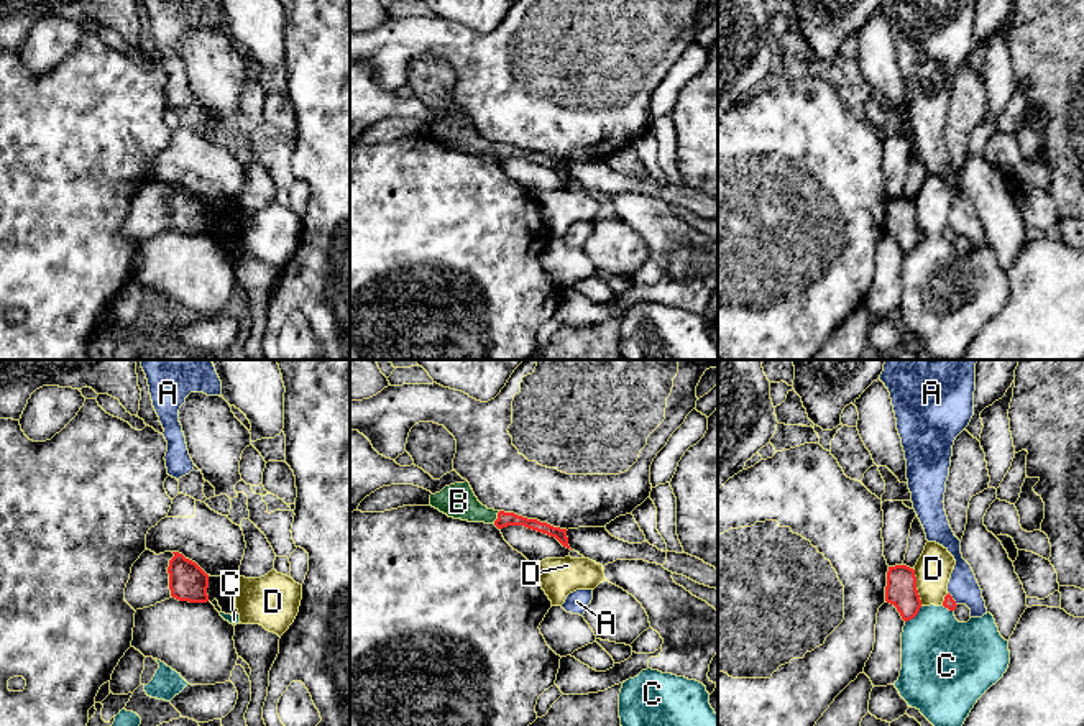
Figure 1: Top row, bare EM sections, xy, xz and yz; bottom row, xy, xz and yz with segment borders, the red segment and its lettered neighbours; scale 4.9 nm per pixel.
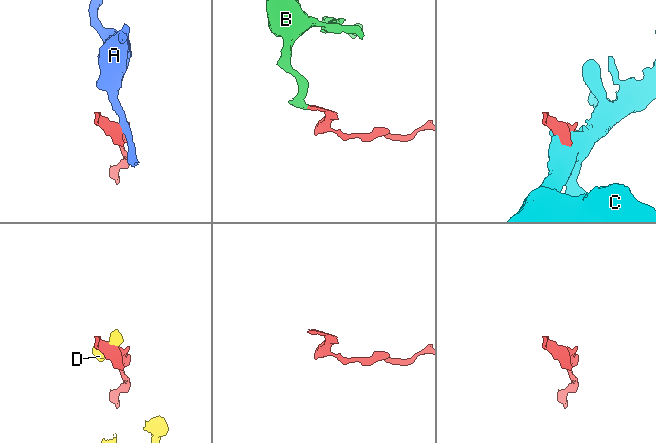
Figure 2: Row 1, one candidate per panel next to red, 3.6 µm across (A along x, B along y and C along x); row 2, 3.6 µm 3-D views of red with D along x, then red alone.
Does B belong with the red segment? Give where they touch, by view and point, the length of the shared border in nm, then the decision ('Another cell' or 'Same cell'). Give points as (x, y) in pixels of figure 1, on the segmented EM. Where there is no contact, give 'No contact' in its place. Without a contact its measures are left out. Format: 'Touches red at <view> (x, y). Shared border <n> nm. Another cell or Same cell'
Touches red at xz (498, 518). Shared border 70 nm. Same cell

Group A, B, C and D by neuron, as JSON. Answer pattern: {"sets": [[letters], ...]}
{"sets": [["A"], ["B"], ["C", "D"]]}

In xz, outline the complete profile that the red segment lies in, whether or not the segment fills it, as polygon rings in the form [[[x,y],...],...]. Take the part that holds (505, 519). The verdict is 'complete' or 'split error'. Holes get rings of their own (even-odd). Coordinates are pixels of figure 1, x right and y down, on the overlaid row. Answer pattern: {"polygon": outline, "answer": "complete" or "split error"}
{"polygon": [[[468,481],[445,486],[440,493],[430,494],[429,506],[439,509],[448,517],[468,522],[494,524],[498,529],[508,526],[524,526],[555,537],[563,547],[570,549],[567,529],[553,527],[537,519],[527,519],[514,512],[488,509],[478,501]]], "answer": "split error"}

